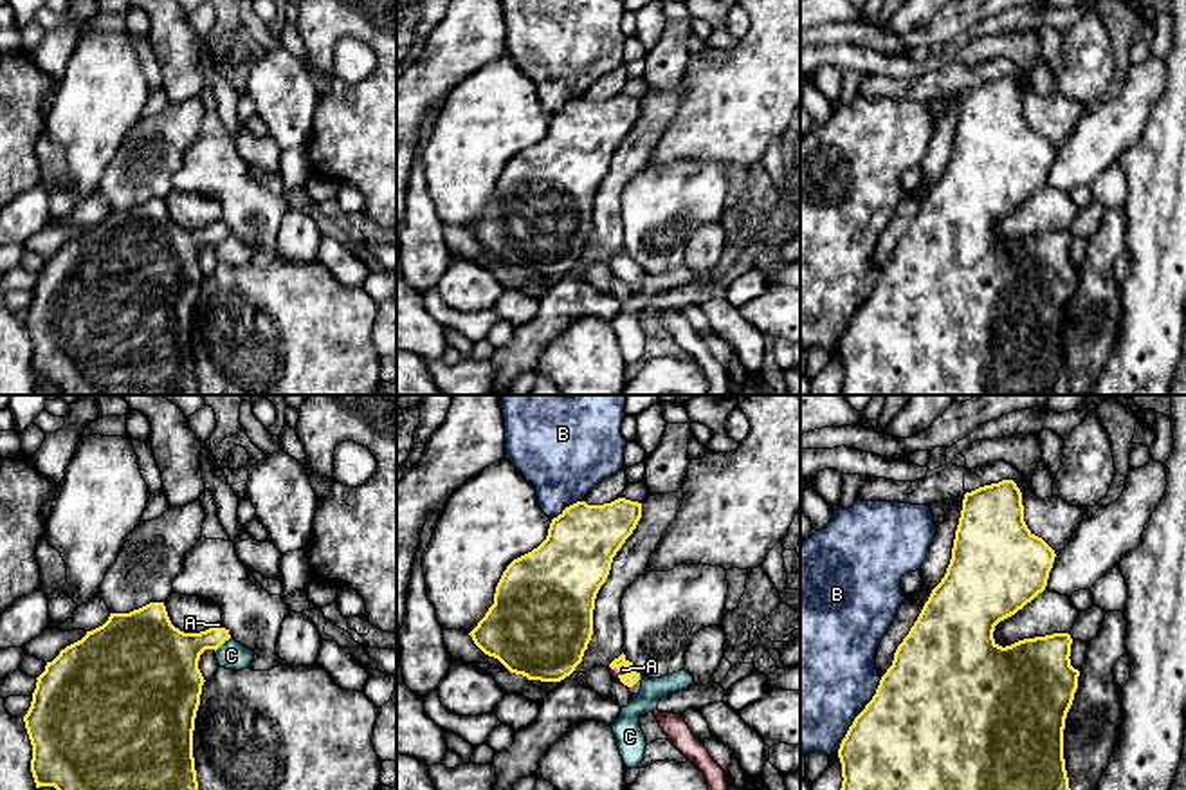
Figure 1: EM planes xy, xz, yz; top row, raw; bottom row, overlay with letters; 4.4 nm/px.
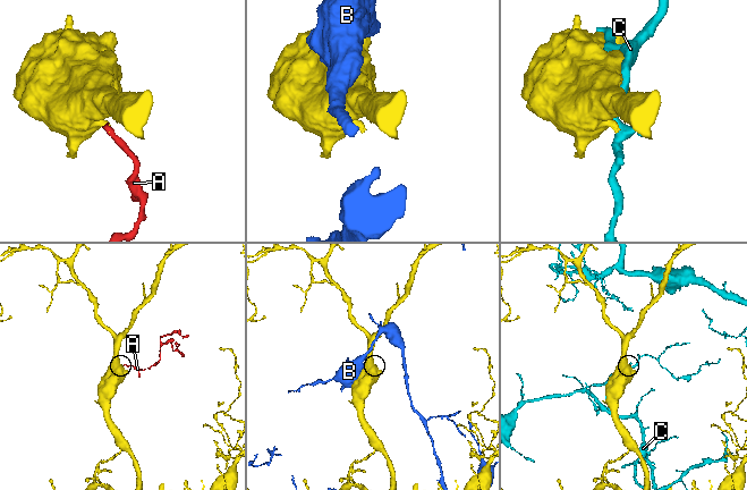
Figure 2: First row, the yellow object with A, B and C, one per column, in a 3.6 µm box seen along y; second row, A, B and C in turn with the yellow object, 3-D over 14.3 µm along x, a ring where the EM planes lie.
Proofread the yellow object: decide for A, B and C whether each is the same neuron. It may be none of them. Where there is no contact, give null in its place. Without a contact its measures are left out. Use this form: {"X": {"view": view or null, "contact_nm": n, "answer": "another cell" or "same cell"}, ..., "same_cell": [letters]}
{"A": {"view": "xz", "contact_nm": 160, "answer": "same cell"}, "B": {"view": "yz", "contact_nm": 380, "answer": "another cell"}, "C": {"view": "xy", "contact_nm": 100, "answer": "another cell"}, "same_cell": ["A"]}

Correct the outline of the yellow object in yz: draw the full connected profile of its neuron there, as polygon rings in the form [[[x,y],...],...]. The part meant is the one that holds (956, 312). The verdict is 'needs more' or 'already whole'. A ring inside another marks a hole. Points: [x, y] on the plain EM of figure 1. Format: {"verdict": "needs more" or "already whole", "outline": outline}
{"verdict": "already whole", "outline": [[[1013,76],[964,90],[952,155],[917,216],[898,242],[872,296],[840,339],[840,395],[1072,395],[1063,355],[1065,314],[1078,285],[1069,229],[999,242],[995,222],[1047,182],[1054,146],[1024,117],[1022,88]]]}

